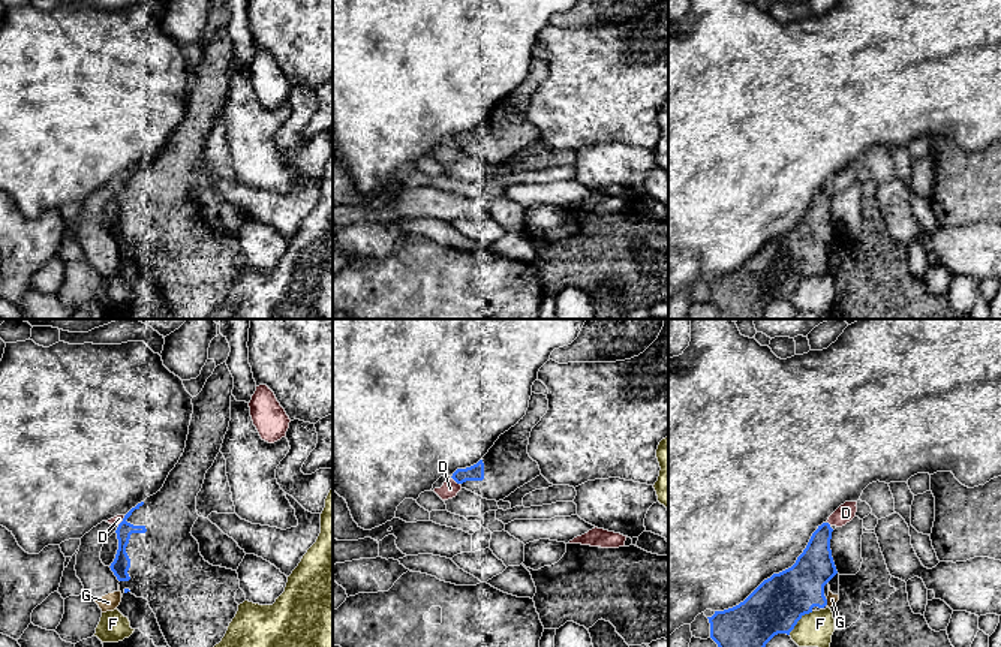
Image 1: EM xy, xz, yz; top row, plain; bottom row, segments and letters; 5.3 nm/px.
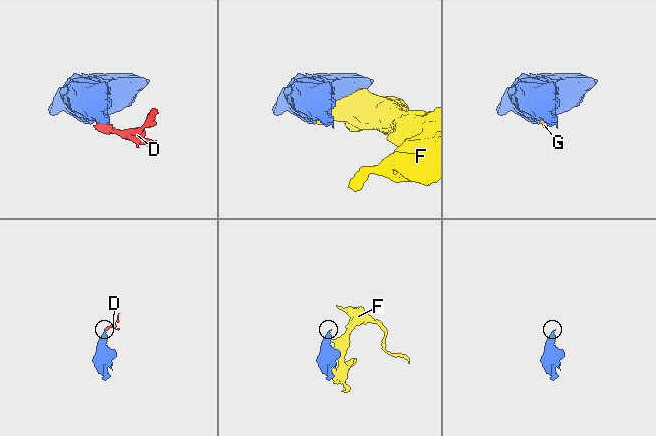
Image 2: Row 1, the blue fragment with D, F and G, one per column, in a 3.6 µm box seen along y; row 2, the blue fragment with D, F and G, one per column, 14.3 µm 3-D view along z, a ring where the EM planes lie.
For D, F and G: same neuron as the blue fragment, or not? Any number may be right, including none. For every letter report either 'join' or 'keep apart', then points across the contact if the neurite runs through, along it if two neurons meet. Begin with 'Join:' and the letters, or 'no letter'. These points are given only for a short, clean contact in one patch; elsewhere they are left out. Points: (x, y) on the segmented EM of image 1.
Join: no letter
D: keep apart
F: keep apart
G: keep apart

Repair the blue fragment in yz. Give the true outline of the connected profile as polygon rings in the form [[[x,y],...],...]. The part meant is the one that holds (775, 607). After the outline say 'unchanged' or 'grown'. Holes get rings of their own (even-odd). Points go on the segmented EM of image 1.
[[[829,523],[818,526],[796,563],[764,580],[739,605],[724,611],[704,611],[710,623],[710,638],[718,647],[766,647],[775,635],[790,635],[805,614],[829,608],[829,581],[838,574],[830,550],[832,532]]]; grown

